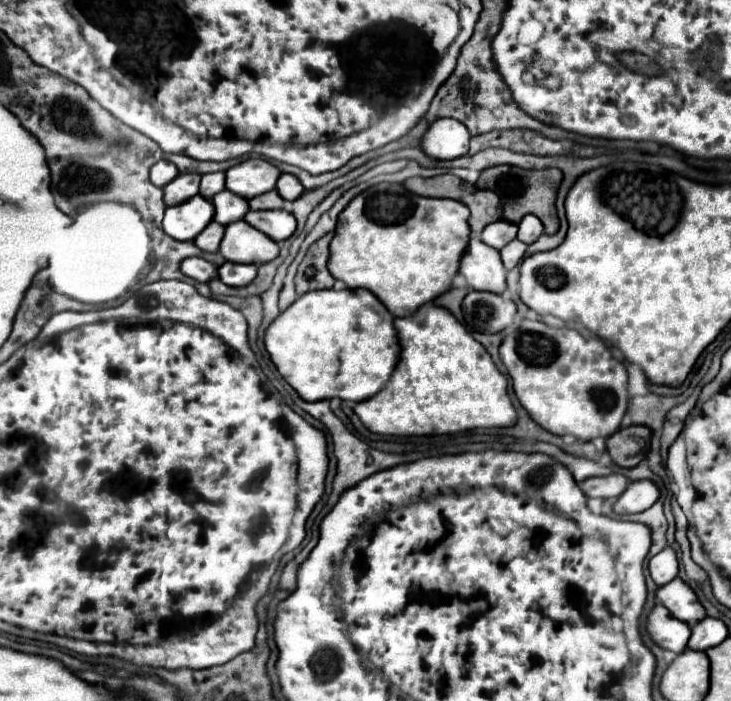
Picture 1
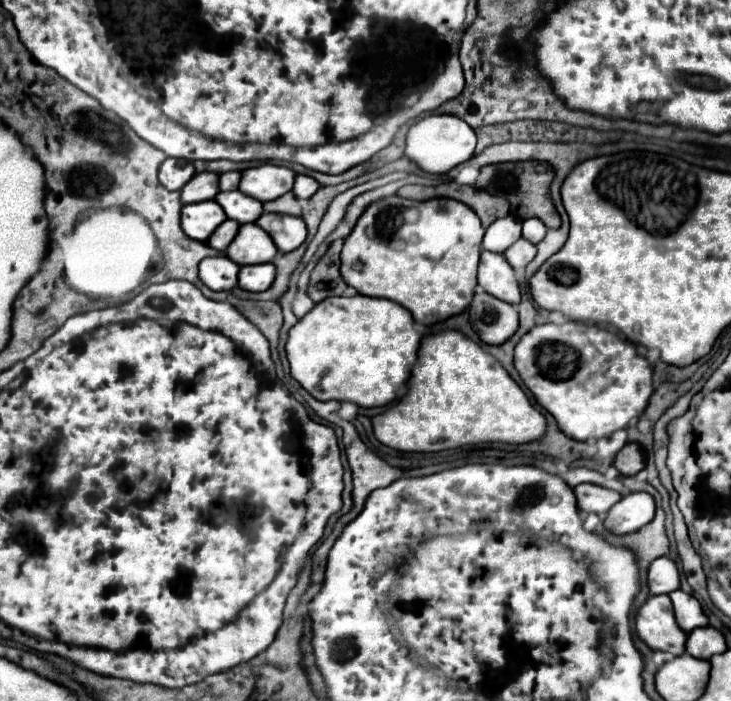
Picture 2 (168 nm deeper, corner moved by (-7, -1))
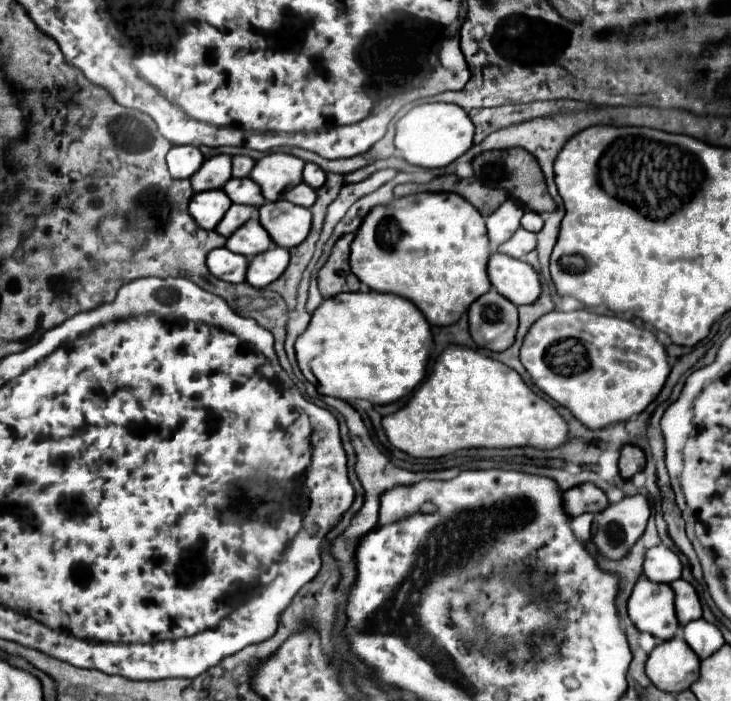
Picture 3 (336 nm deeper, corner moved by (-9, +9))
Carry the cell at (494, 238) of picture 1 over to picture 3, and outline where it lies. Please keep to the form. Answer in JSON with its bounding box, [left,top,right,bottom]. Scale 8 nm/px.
[487,198,525,252]

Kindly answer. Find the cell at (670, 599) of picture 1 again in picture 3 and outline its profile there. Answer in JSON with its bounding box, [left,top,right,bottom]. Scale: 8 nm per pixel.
[671,578,701,626]

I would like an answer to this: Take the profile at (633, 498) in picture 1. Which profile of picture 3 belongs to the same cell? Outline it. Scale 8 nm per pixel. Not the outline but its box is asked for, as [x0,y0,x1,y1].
[591,496,649,560]

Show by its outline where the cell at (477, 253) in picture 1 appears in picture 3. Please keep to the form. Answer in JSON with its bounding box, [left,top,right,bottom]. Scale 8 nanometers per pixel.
[489,252,541,306]

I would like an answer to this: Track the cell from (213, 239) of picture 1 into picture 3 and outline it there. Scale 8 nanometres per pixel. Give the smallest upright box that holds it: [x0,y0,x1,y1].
[215,204,257,236]

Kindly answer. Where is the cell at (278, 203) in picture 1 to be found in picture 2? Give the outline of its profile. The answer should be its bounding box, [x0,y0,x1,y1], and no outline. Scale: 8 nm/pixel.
[263,192,301,216]

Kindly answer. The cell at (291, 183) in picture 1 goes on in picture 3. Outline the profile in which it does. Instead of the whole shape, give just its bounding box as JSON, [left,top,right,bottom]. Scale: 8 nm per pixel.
[303,164,325,190]

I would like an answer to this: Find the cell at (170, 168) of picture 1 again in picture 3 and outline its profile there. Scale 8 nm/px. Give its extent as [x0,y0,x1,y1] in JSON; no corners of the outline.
[167,146,203,178]

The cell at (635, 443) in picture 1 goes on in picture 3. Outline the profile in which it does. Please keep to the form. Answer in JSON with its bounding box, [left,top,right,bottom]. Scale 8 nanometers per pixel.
[619,446,645,480]

